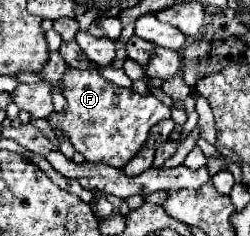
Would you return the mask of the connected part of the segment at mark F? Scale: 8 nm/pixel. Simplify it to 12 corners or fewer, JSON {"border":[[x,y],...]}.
{"border":[[68,68],[52,130],[88,162],[124,168],[168,106]]}

